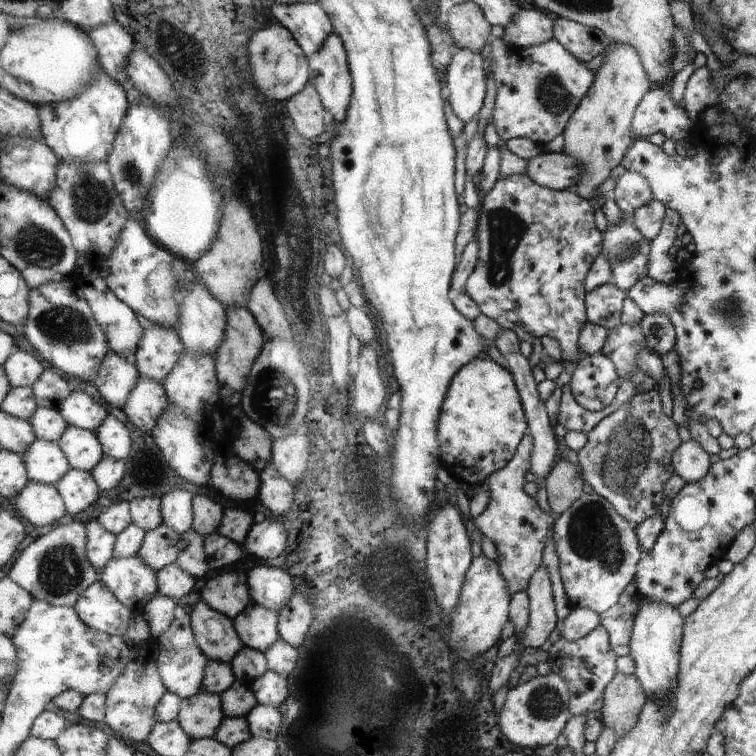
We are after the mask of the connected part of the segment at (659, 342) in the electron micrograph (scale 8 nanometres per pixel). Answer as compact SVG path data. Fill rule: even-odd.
M651 313L640 322L646 333L647 348L657 355L665 355L675 346L675 329L668 316Z

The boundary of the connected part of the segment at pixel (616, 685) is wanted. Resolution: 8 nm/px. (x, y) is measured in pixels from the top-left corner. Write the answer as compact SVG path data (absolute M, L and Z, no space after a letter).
M618 671L606 686L600 722L603 727L613 729L618 740L625 738L637 726L647 700L635 676Z

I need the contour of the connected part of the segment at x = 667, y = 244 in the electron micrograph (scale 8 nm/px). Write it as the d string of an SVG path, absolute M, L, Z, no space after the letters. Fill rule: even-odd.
M667 209L662 231L652 241L652 250L649 252L648 276L655 282L666 285L680 277L680 267L673 258L669 257L669 250L677 238L676 230L680 222L680 214Z

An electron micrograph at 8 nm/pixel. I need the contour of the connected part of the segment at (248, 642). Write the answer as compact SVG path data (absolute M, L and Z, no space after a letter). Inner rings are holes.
M252 602L234 624L245 647L266 653L280 639L279 620L280 613L276 609L266 609Z

